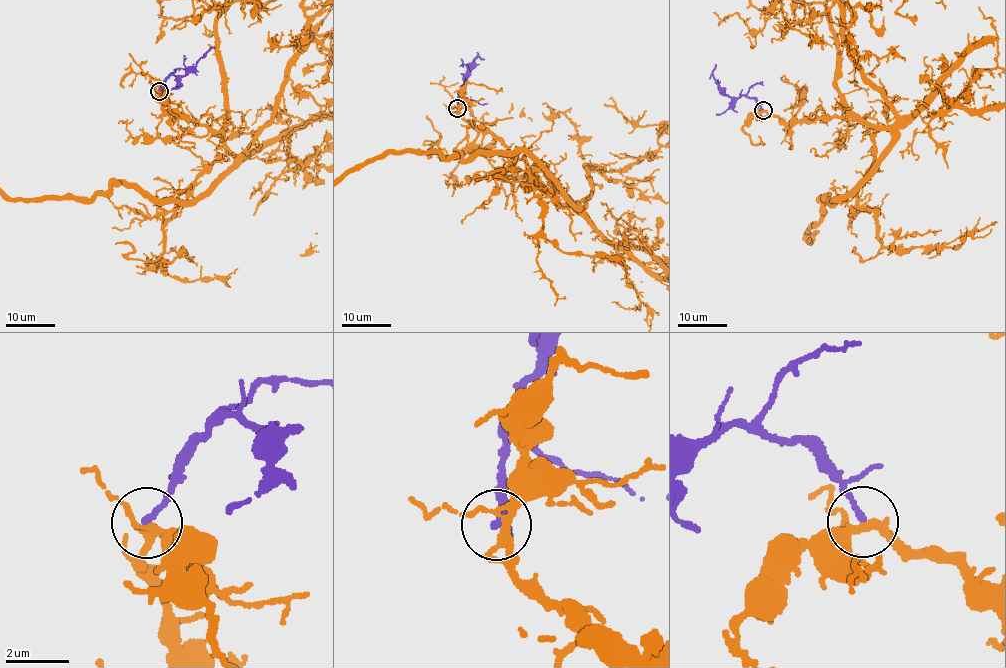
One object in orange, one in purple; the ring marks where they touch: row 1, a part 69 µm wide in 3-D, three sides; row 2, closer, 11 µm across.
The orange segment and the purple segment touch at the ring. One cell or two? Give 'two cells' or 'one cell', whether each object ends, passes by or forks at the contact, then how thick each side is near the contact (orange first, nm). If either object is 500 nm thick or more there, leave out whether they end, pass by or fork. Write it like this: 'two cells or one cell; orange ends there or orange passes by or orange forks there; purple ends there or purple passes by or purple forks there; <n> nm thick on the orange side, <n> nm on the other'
one cell; orange forks there; purple ends there; 240 nm thick on the orange side, 200 nm on the other

